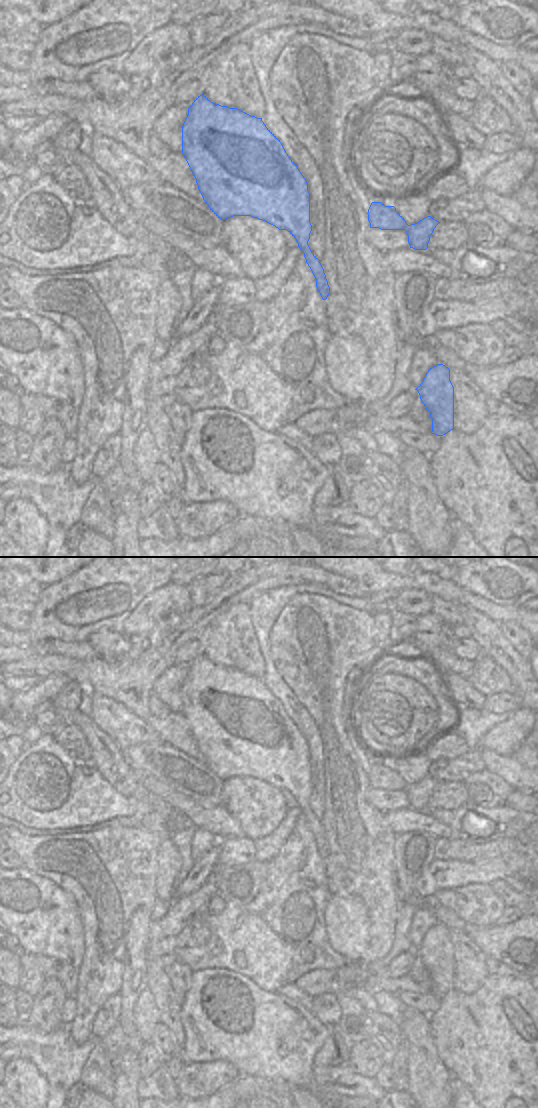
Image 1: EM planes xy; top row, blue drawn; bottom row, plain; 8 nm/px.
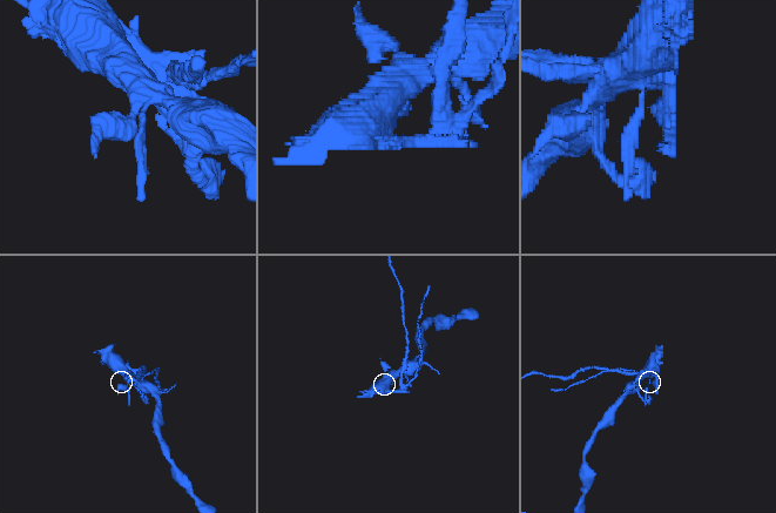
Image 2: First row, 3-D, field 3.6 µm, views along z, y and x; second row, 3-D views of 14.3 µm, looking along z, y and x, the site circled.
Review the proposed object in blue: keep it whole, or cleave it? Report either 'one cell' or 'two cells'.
one cell

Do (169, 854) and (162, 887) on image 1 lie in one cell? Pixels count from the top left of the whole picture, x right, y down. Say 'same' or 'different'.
same

